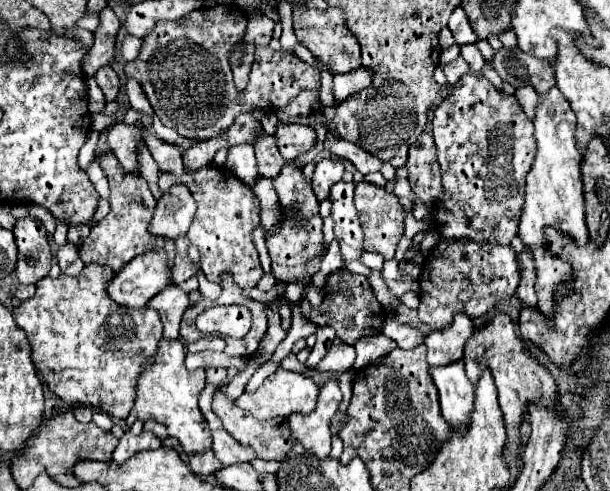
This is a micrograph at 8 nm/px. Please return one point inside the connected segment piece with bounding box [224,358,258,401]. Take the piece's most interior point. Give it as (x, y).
(236, 387)

